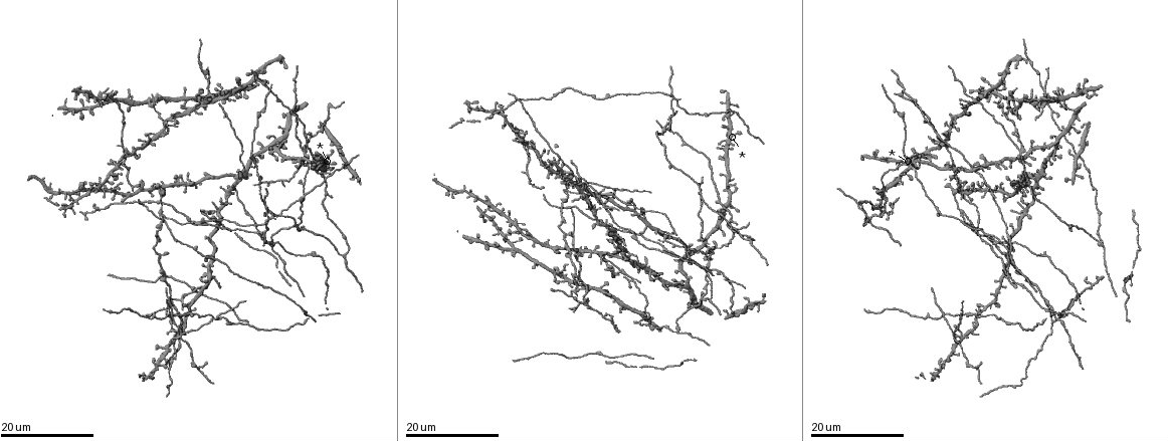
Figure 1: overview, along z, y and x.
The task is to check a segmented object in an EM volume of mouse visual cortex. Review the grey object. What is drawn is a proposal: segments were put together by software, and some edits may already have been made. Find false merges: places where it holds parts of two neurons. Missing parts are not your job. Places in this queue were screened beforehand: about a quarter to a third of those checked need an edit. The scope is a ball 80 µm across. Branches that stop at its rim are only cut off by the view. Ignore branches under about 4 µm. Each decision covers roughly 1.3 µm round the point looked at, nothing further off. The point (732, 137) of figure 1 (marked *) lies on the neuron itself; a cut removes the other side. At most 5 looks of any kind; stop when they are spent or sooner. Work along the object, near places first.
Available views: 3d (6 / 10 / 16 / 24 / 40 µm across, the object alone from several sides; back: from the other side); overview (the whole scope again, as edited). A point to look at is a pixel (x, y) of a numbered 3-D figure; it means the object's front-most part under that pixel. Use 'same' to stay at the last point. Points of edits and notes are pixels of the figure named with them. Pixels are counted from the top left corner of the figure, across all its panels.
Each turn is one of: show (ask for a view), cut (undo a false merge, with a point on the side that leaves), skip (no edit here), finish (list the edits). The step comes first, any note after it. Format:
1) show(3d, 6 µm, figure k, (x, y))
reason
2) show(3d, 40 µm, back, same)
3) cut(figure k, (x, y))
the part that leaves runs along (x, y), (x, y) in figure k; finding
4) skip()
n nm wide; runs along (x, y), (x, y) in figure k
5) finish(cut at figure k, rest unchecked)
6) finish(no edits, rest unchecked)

show(3d, 24 µm, figure 1, (214, 259))
three-way junction

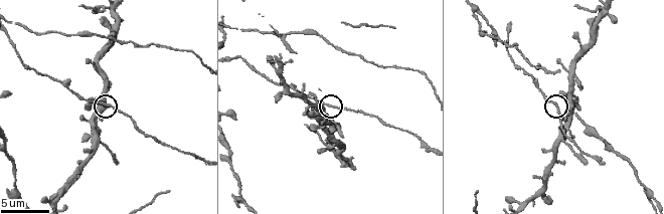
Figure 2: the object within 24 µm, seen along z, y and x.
show(3d, 6 µm, figure 2, (104, 105))

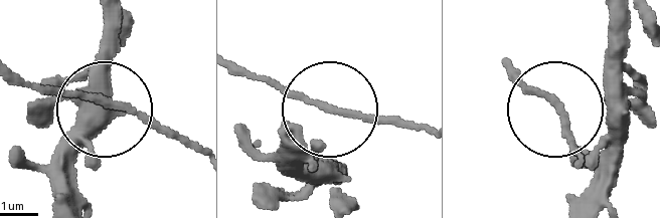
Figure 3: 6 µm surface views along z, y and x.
skip()
side arm 38 µm; runs along (618, 19), (614, 86), (556, 102), (569, 151) in figure 3; one neuron here

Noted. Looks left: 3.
show(3d, 24 µm, figure 1, (673, 97))
four arms meet

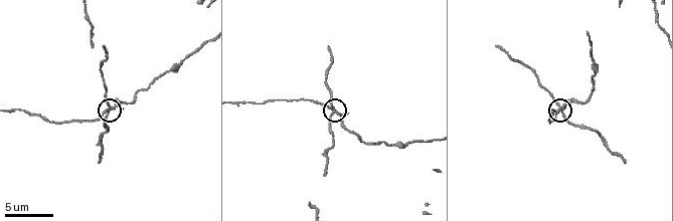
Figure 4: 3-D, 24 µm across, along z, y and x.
show(3d, 6 µm, figure 4, (561, 114))

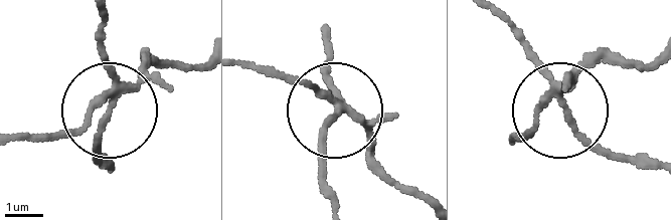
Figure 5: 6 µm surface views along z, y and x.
cut(figure 5, (100, 139))
180 nm wide; the part that leaves runs along (112, 85), (102, 21) in figure 5; a second neuron is stuck on

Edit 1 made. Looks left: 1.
show(3d, 10 µm, figure 2, (332, 151))
thin arm on a thick one

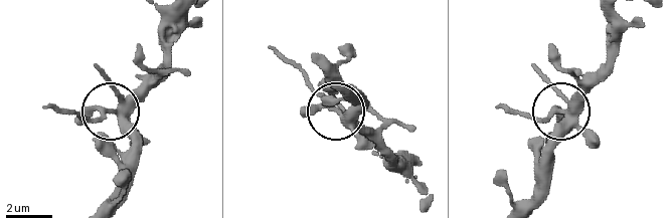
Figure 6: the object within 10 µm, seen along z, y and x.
skip()
5 arms; runs along (416, 163), (391, 159), (286, 59) in figure 6; continuous, no second neuron

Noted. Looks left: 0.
finish(cut at figure 5, rest unchecked)

